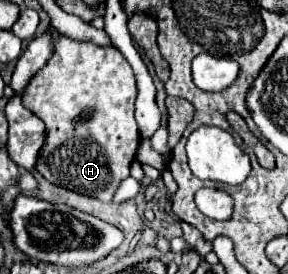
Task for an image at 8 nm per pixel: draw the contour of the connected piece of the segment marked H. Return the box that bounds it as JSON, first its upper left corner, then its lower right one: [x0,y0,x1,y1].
[23,27,139,201]

